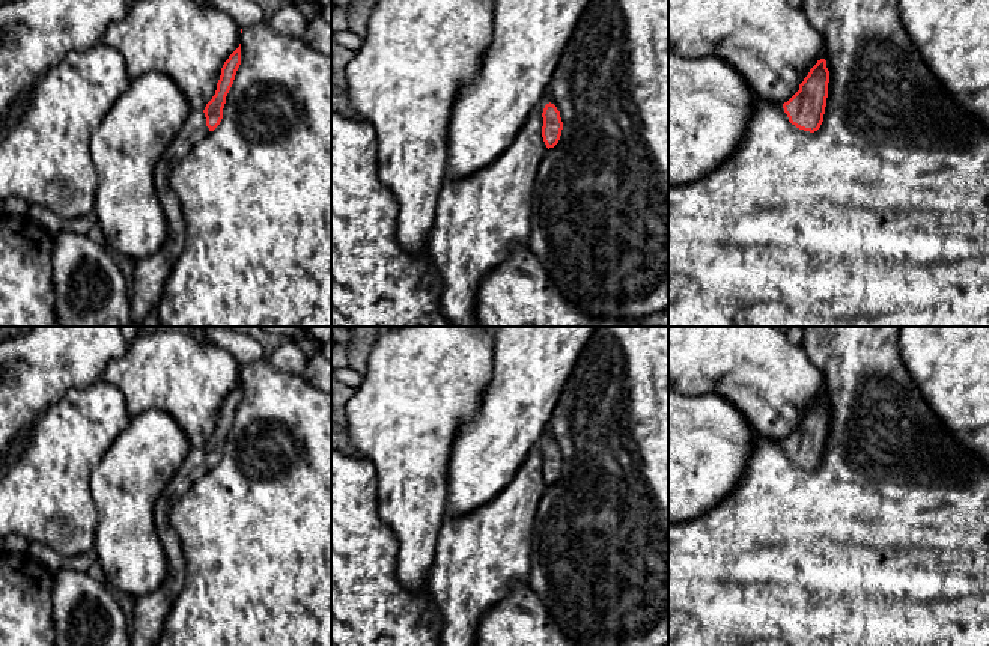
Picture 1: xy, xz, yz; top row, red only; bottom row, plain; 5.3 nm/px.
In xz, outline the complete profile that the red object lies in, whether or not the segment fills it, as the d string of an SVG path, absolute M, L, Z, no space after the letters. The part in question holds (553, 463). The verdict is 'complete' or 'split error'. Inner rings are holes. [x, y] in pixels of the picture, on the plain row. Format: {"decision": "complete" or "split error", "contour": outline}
{"decision": "complete", "contour": "M546 441L542 450L543 464L542 464L542 474L546 485L554 485L561 473L563 459L560 455L560 449L554 441Z"}

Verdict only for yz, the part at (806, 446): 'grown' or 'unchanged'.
unchanged

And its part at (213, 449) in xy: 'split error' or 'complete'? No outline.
split error

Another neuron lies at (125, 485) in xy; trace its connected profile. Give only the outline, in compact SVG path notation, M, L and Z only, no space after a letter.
M152 408L131 419L90 473L99 515L92 551L108 587L137 598L167 577L154 504L191 449L176 420Z

